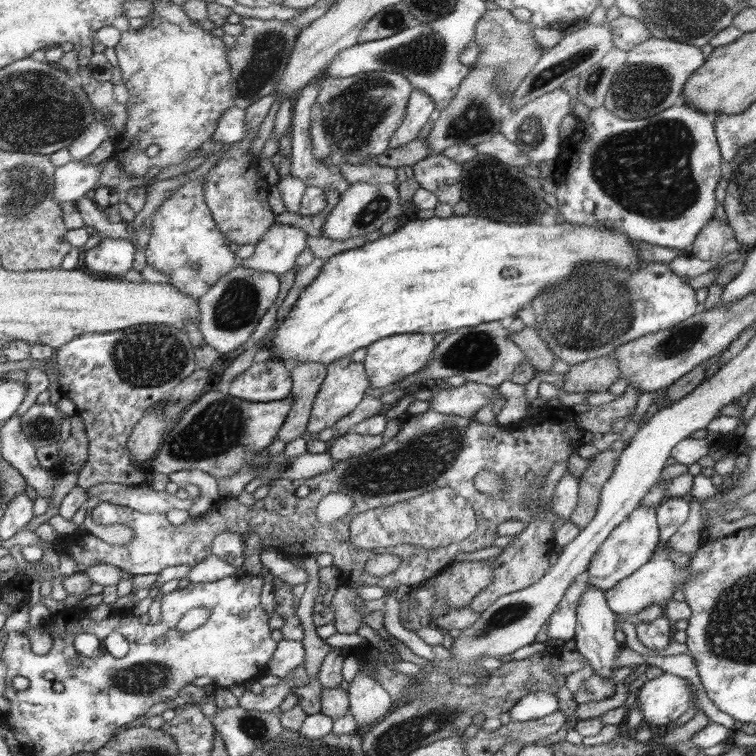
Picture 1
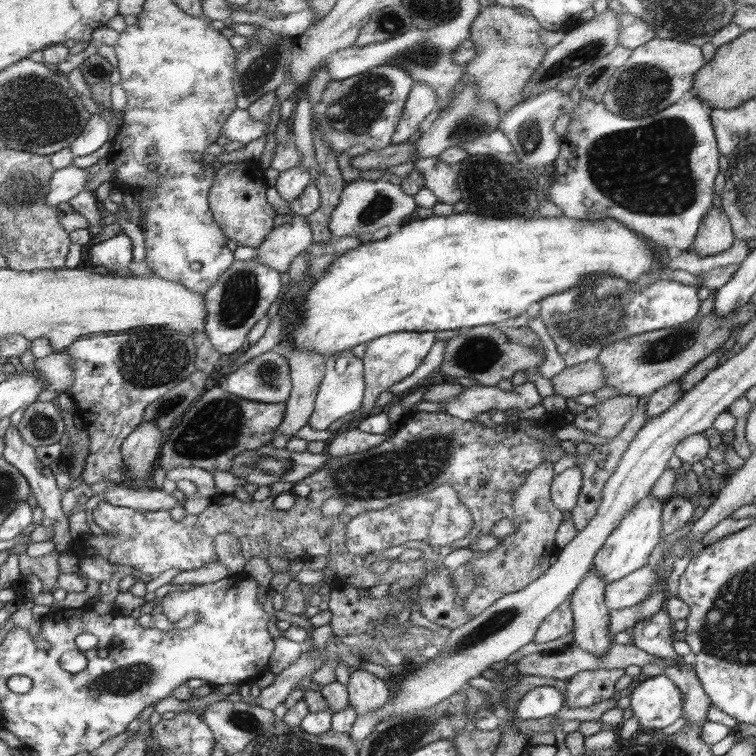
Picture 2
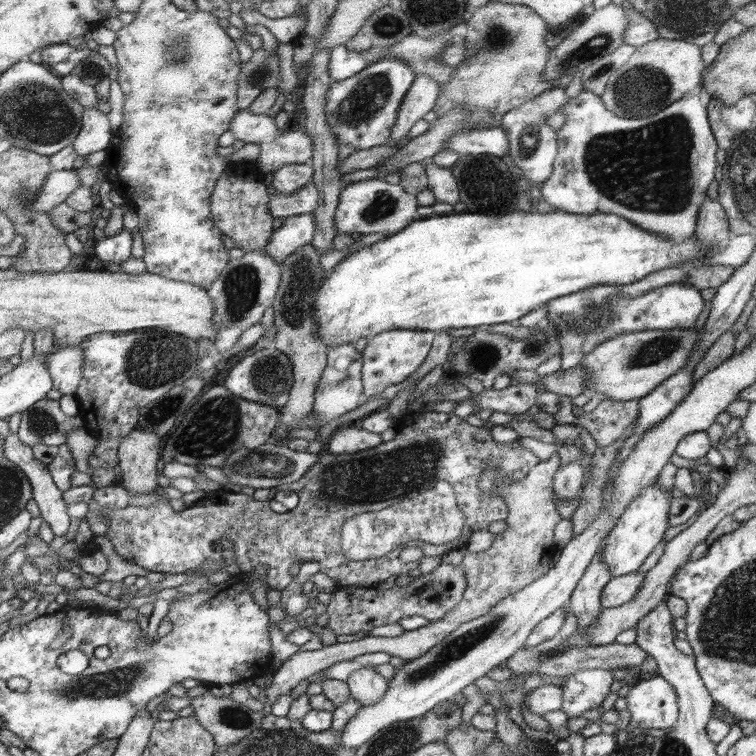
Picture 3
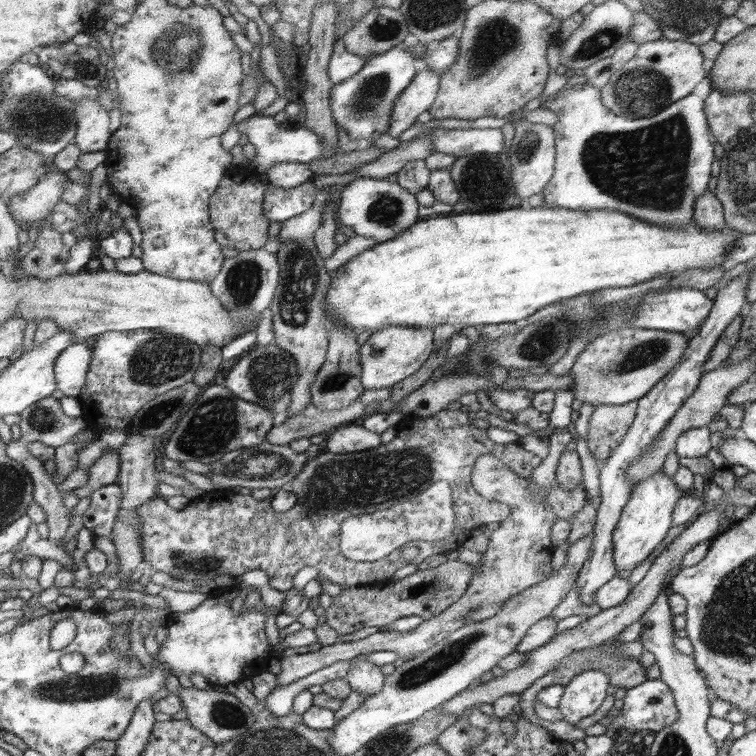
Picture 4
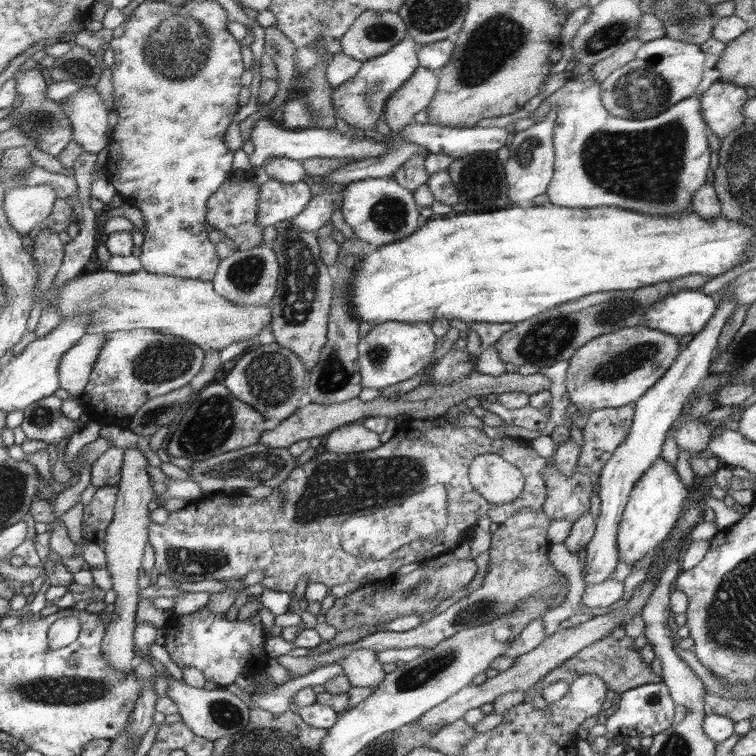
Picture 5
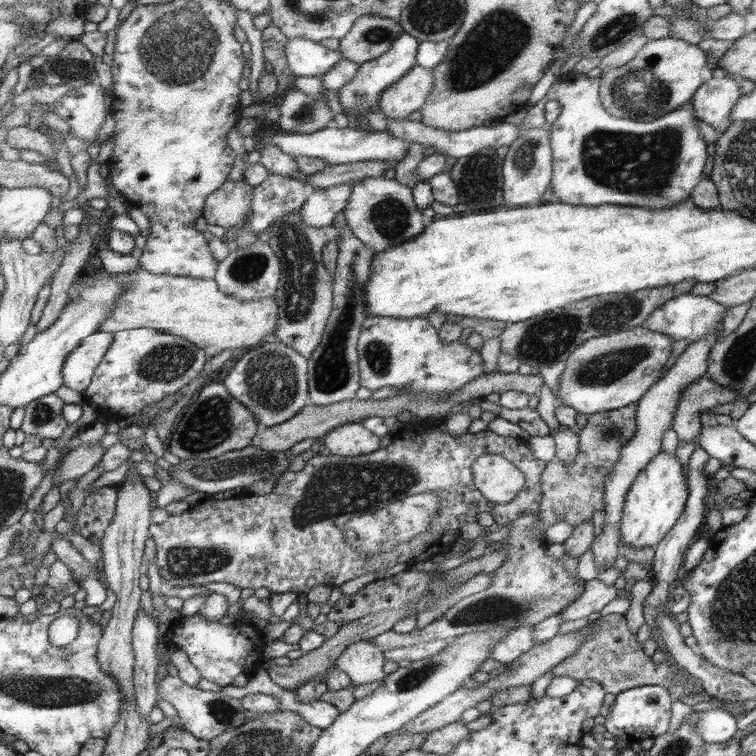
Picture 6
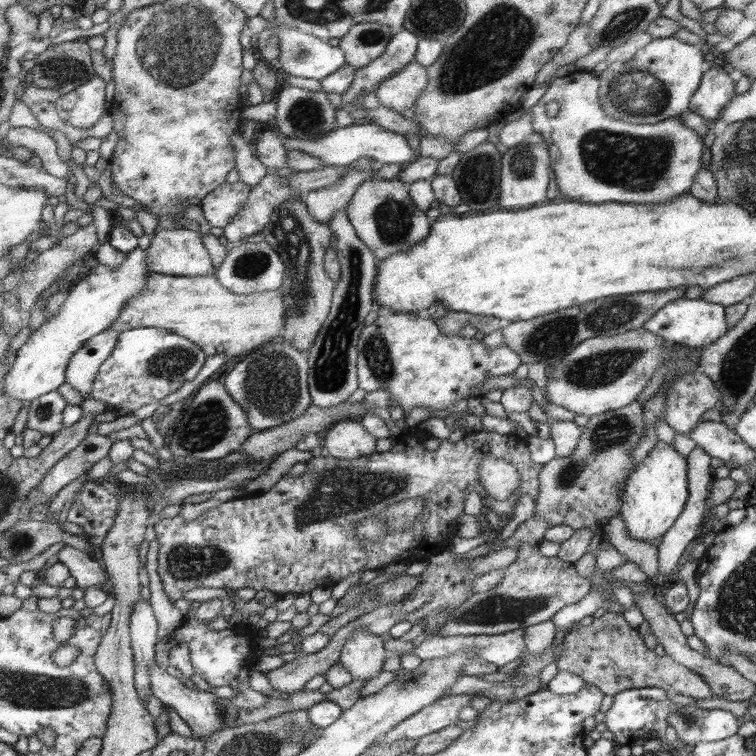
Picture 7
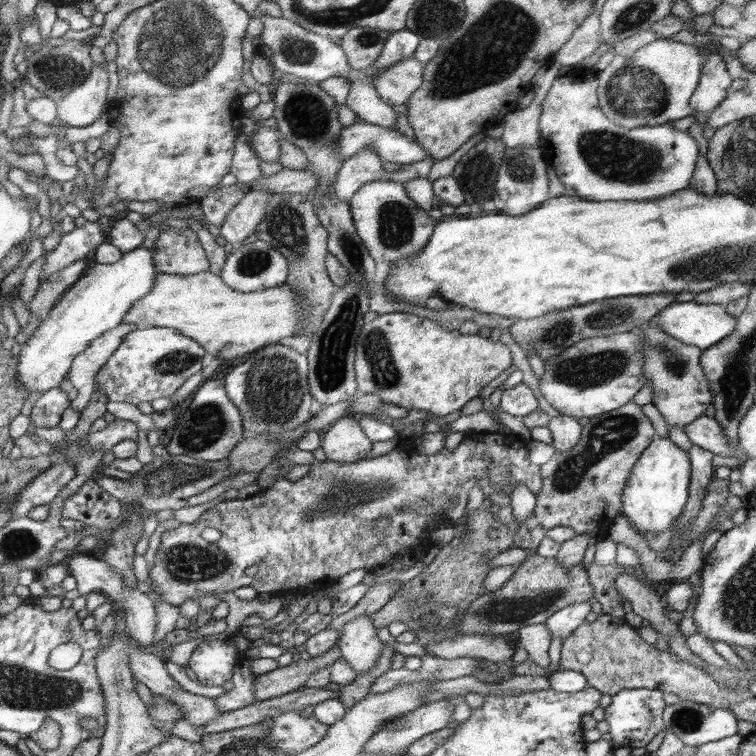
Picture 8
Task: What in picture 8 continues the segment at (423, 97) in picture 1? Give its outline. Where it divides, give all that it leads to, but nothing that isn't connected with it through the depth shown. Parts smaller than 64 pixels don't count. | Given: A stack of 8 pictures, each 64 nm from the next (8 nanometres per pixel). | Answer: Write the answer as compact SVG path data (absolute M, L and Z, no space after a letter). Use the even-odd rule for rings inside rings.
M406 58L396 65L378 71L373 82L382 100L392 104L408 104L408 100L425 80L425 65L412 58Z

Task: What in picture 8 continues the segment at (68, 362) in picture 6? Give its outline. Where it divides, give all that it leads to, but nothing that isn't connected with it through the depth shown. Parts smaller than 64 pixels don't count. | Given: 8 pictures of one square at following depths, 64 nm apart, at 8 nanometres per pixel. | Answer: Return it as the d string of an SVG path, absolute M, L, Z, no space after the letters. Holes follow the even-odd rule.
M120 323L116 328L94 338L88 344L88 348L74 358L67 374L70 387L75 389L78 395L71 401L71 408L80 412L84 411L91 396L94 395L95 381L100 368L116 352L124 336L139 328L141 327L134 323Z

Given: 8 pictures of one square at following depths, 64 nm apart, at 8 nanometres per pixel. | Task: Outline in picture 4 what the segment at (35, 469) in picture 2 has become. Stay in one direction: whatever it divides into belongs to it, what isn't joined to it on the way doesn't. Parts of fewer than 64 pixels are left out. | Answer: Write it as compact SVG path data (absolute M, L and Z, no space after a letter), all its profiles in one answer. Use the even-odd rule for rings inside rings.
M12 440L7 450L9 458L24 466L35 484L34 501L42 506L47 517L46 524L50 528L50 536L47 540L65 550L66 544L61 544L61 541L70 527L70 521L68 521L70 510L62 501L63 492L60 492L53 483L44 464L28 452L23 442Z

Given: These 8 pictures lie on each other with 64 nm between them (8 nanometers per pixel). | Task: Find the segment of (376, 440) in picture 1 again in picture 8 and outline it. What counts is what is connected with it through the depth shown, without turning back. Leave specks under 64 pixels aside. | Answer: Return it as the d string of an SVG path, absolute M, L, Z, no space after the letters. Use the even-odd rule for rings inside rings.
M344 416L322 433L321 447L328 461L352 463L362 461L373 443L366 437L357 416Z

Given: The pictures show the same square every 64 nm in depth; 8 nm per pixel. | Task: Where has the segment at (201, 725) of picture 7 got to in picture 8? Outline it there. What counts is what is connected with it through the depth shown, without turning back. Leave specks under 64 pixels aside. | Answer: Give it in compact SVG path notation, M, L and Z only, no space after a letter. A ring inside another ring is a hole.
M128 649L128 662L130 662L130 670L132 670L133 678L146 685L153 695L164 695L166 699L174 702L175 706L182 712L182 717L187 720L194 728L204 725L204 723L218 717L224 710L218 710L212 698L195 695L189 691L184 691L182 686L178 684L178 680L174 680L170 676L168 666L164 661L160 660L155 654L146 654L135 649Z

